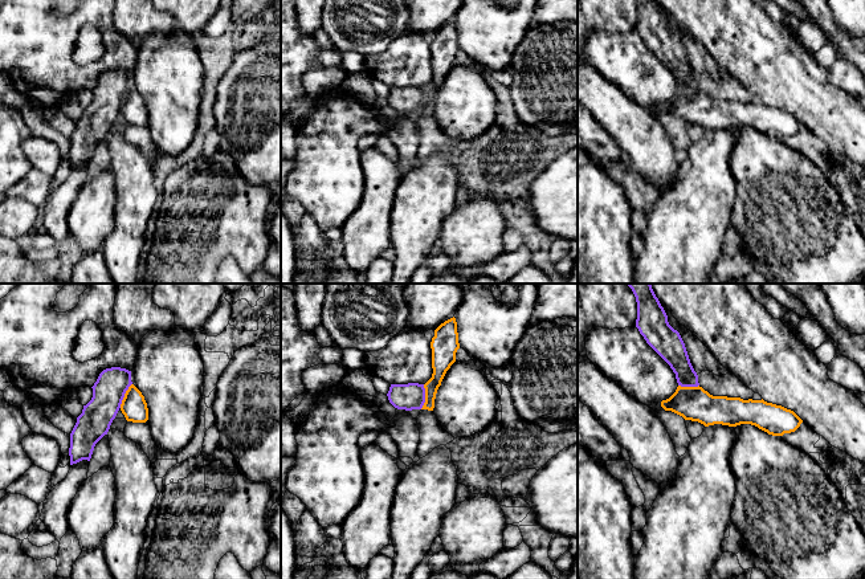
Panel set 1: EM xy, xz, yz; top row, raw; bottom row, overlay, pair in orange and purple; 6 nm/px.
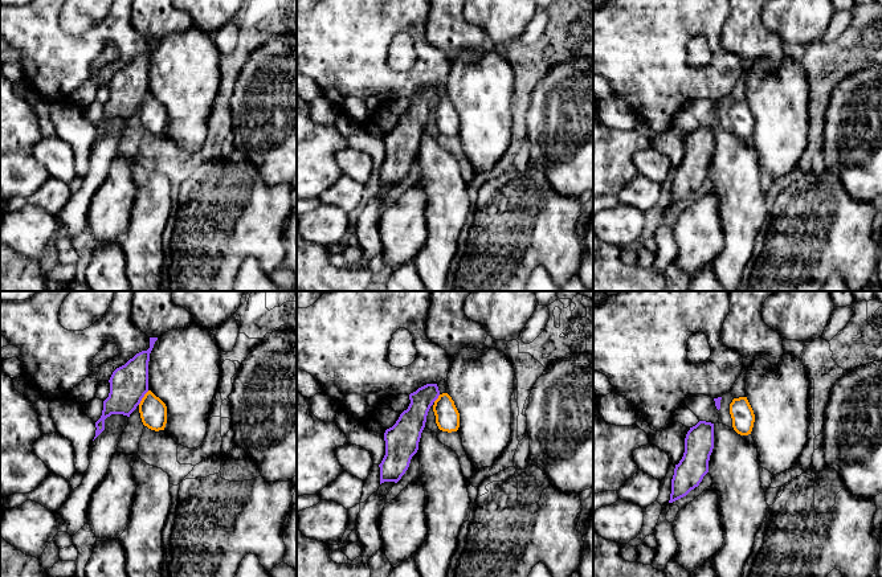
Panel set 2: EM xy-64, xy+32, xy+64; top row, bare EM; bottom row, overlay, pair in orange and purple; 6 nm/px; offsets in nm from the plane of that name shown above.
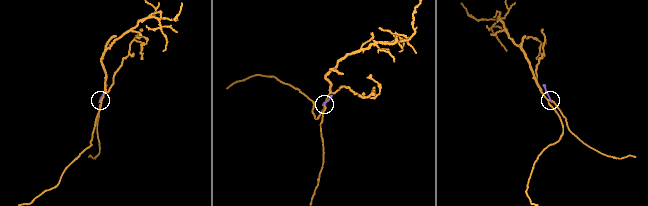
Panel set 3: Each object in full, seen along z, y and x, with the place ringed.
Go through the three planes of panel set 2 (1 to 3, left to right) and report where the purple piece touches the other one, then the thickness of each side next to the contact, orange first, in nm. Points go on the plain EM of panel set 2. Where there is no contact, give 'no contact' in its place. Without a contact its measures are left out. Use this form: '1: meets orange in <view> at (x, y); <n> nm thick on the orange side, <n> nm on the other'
1: meets orange in xy-64 at (143, 101); 160 nm thick on the orange side, 240 nm on the other
2: meets orange in xy+32 at (437, 102); 140 nm thick on the orange side, 170 nm on the other
3: no contact

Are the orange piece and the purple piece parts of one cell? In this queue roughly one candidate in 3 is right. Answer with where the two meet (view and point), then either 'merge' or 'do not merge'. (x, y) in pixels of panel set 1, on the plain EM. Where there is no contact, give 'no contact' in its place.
meets orange in xz at (425, 100); do not merge

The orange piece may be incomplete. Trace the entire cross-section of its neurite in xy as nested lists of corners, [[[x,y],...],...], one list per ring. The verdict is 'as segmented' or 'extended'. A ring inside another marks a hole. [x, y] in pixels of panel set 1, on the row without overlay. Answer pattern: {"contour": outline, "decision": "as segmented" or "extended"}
{"contour": [[[134,87],[126,94],[121,114],[127,125],[146,126],[148,123],[148,111],[144,99]]], "decision": "as segmented"}

